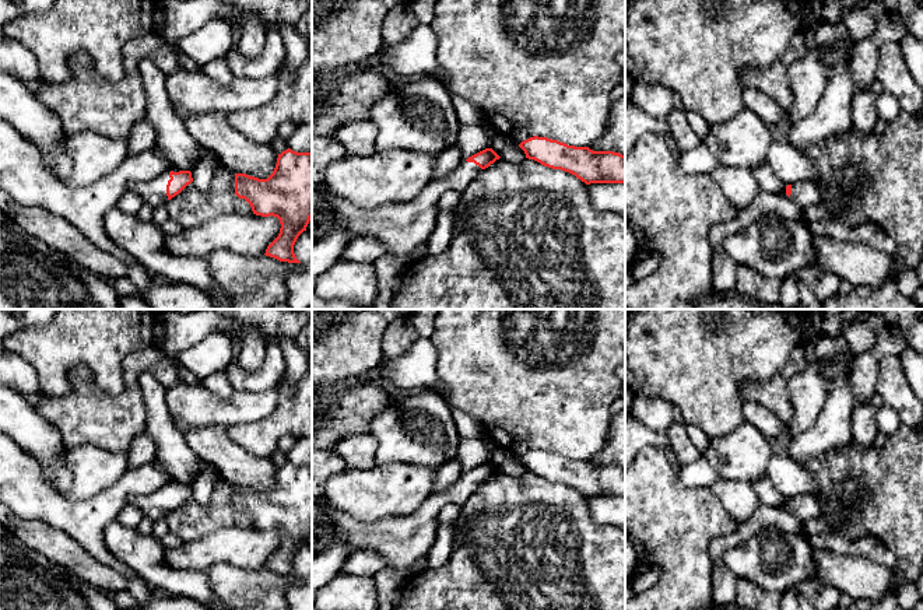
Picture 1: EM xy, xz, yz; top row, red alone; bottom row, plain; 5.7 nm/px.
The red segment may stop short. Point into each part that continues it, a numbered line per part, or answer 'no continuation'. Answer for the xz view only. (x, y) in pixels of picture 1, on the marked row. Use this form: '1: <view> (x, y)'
1: xz (402, 227)

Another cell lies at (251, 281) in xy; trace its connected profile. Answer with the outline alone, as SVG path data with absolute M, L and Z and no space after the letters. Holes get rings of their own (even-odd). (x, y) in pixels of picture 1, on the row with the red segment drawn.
M215 250L208 257L211 274L217 287L232 299L235 309L267 309L271 305L287 304L287 277L292 273L312 273L308 263L280 262L270 256L243 256L231 250Z

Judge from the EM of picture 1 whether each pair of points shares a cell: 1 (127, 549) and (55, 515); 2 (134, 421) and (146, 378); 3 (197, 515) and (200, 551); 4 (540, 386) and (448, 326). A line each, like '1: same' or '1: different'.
1: different
2: different
3: different
4: same

